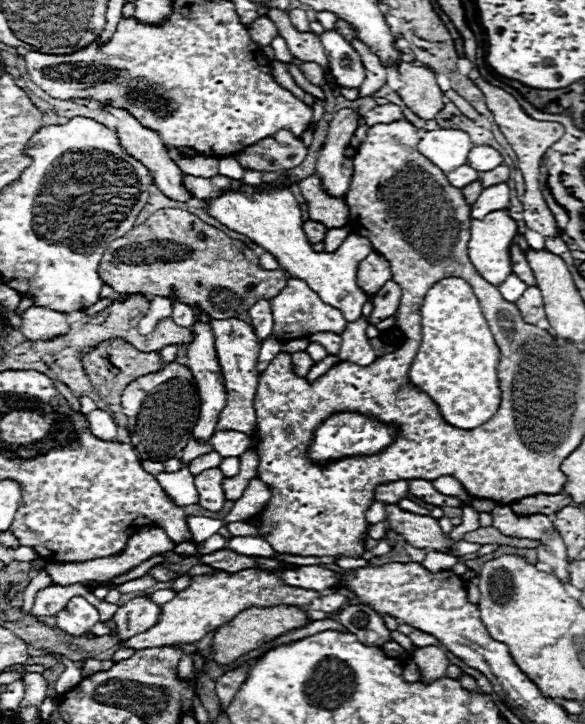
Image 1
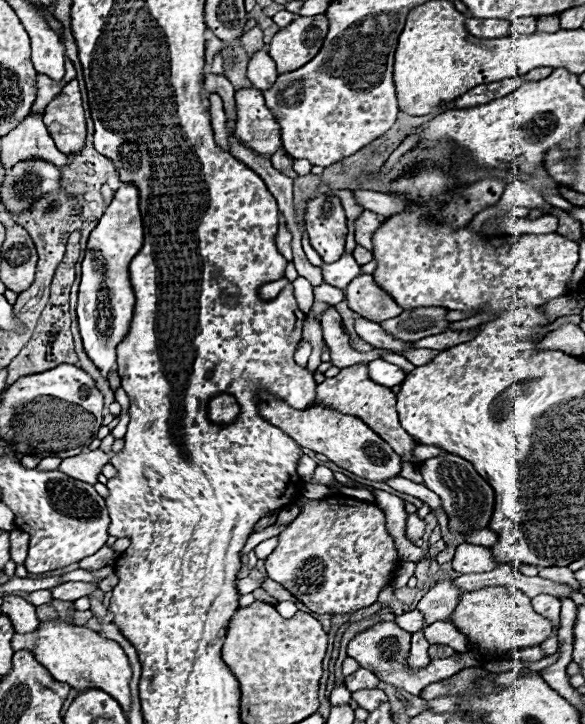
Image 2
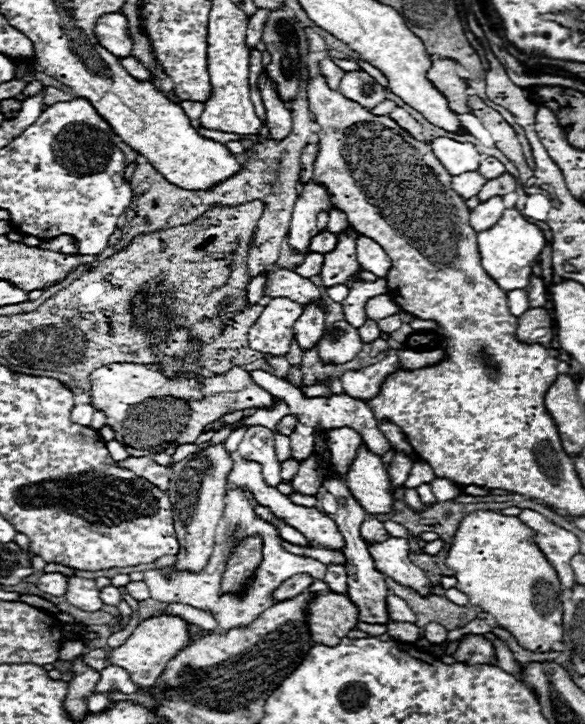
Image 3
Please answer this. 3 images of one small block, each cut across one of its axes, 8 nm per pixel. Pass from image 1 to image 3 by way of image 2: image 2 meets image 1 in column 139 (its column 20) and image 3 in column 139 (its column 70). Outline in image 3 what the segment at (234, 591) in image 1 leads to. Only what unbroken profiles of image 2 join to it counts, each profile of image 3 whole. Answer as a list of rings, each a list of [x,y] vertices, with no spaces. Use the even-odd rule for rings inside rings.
[[[156,614],[138,624],[126,642],[110,652],[110,664],[124,668],[136,686],[152,686],[164,672],[166,664],[188,644],[186,620],[170,614]]]

